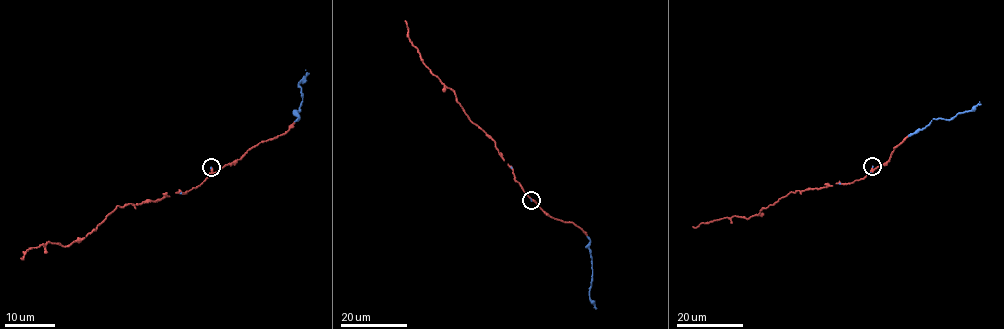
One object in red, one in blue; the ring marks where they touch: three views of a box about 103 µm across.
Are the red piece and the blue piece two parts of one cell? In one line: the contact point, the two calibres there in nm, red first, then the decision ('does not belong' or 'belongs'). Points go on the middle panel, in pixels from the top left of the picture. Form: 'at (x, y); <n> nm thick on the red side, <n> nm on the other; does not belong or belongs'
at (531, 200); 280 nm thick on the red side, 100 nm on the other; belongs

